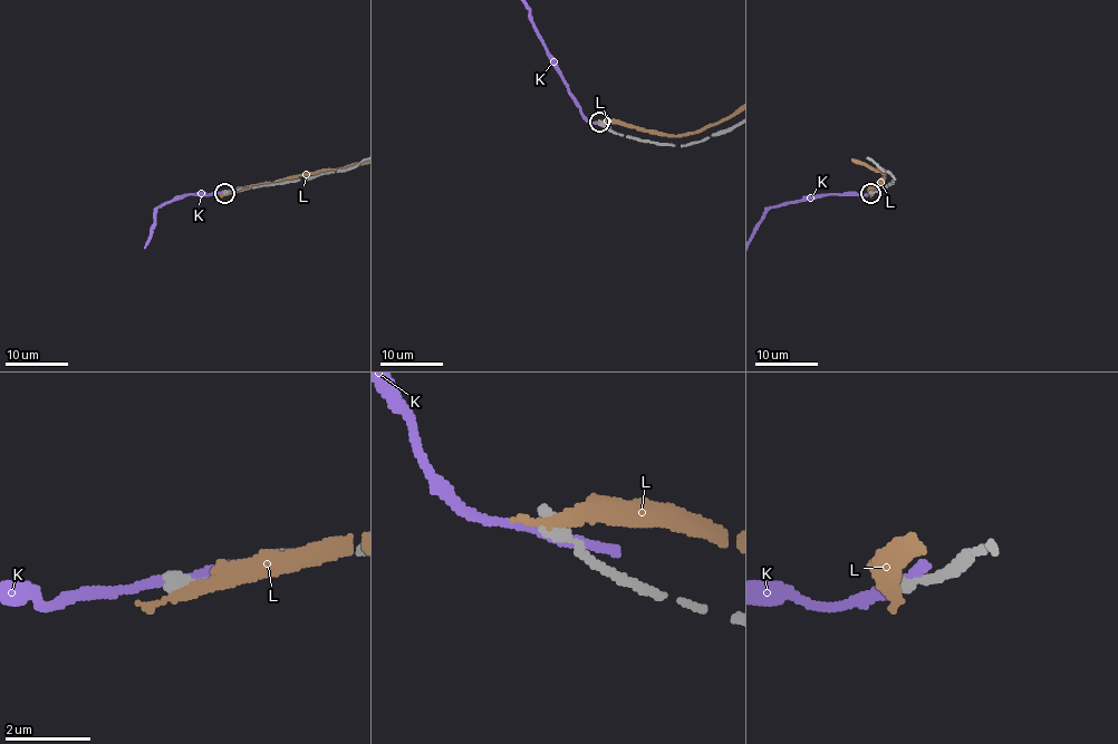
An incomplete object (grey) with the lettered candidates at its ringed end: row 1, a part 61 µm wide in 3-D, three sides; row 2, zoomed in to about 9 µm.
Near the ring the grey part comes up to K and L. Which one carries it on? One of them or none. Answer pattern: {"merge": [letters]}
{"merge": []}

